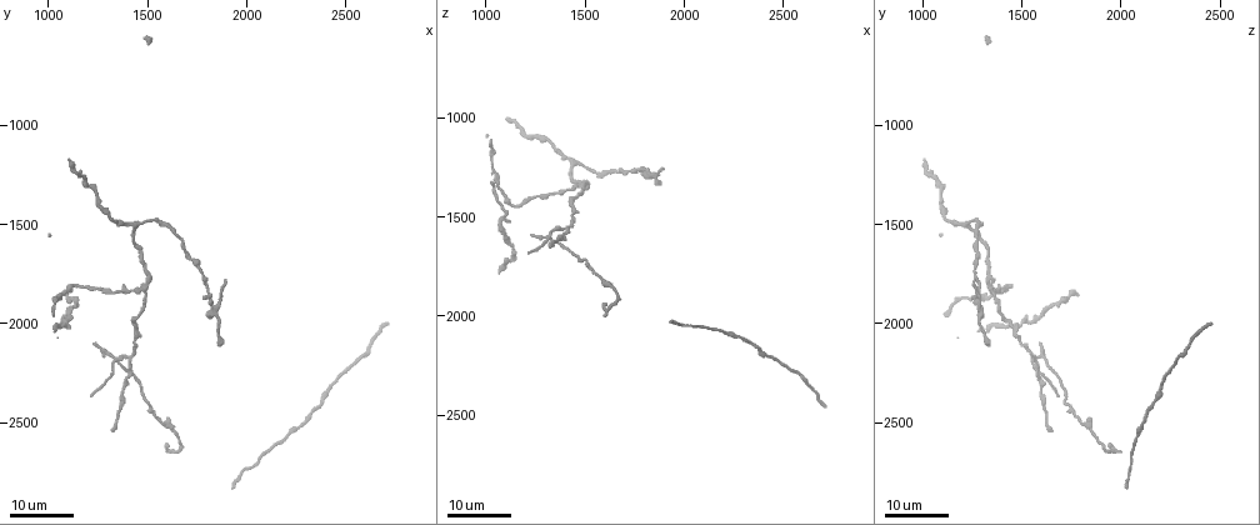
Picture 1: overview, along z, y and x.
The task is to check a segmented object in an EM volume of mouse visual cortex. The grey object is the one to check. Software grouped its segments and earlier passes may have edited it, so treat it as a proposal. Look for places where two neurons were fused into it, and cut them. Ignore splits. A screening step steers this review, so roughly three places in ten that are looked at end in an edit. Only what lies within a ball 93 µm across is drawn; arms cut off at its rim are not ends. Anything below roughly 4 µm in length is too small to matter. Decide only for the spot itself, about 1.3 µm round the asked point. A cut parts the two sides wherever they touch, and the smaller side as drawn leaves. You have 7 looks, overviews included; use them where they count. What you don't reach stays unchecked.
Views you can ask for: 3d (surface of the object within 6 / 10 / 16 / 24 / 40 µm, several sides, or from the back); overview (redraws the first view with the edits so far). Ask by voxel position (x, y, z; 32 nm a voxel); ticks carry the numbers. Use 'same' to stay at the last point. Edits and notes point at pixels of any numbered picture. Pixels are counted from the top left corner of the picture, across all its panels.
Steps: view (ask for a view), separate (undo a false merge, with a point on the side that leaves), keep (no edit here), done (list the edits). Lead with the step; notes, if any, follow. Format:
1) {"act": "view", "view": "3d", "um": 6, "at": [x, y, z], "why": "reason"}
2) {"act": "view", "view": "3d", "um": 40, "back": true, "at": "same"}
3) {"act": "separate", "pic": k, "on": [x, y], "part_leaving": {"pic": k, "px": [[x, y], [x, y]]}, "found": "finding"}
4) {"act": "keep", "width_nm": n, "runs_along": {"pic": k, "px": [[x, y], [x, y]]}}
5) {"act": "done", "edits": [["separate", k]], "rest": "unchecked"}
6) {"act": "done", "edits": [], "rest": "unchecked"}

{"act": "view", "view": "3d", "um": 16, "at": [1460, 1500, 1220], "why": "two arms in line, one across"}

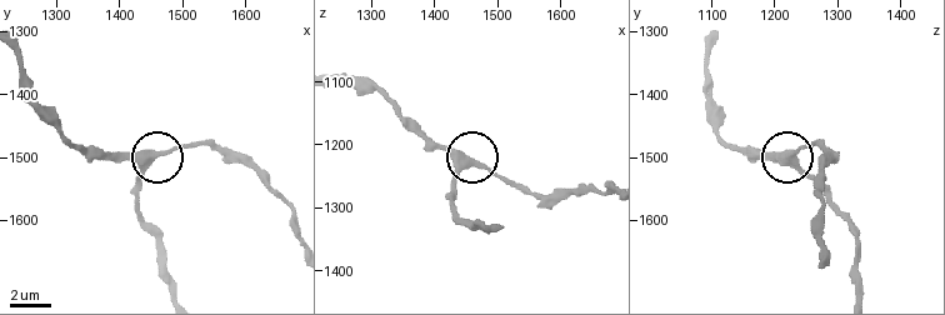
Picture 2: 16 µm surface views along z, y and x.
{"act": "view", "view": "3d", "um": 6, "at": [1455, 1500, 1230], "why": "zoom in"}

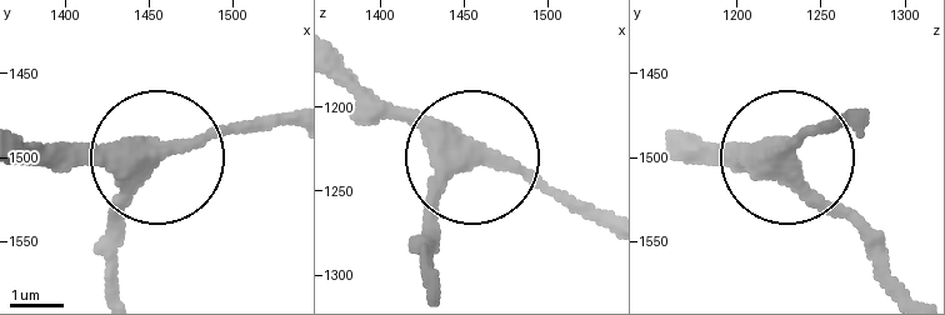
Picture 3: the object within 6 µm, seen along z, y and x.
{"act": "keep", "width_nm": 350, "found": "all the same neuron"}

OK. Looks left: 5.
{"act": "view", "view": "3d", "um": 24, "at": [1450, 1820, 1350], "why": "side arm on a straight run"}

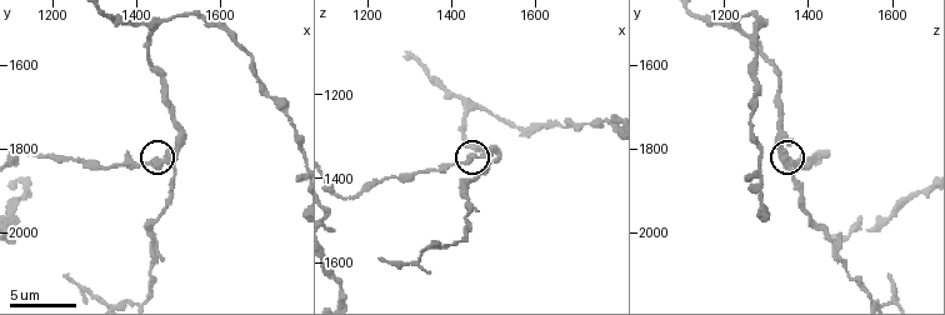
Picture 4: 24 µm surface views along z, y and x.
{"act": "view", "view": "3d", "um": 10, "at": [1455, 1830, 1345]}

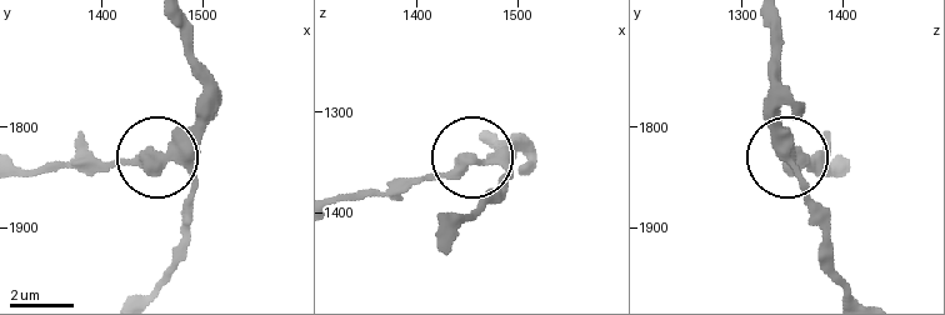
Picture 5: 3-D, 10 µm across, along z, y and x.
{"act": "keep", "width_nm": 340, "runs_along": {"pic": 5, "px": [[460, 233], [498, 193], [505, 174], [498, 163], [395, 176]]}, "found": "all the same neuron"}

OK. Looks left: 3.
{"act": "view", "view": "3d", "um": 10, "at": [1135, 1800, 1450], "why": "calibre changes"}

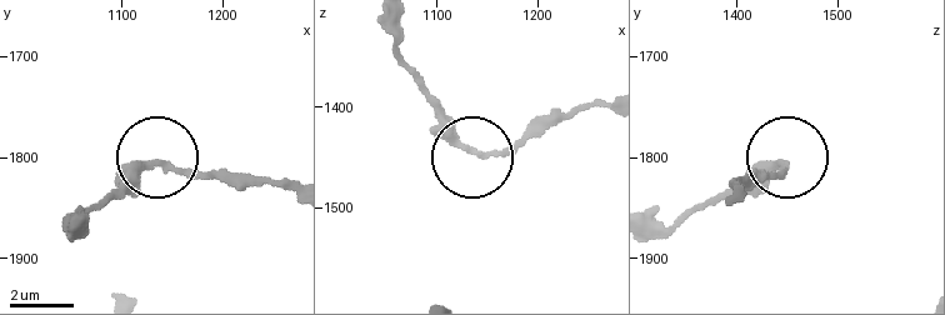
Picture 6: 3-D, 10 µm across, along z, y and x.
{"act": "view", "view": "3d", "um": 10, "back": true, "at": [1136, 1806, 1442], "why": "other side"}

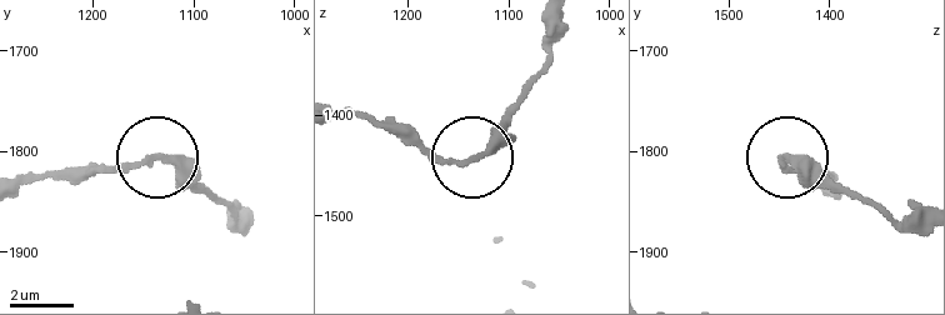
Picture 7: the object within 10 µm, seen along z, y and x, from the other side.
{"act": "keep", "width_nm": 220, "runs_along": {"pic": 7, "px": [[335, 110], [399, 124], [440, 156], [464, 159], [526, 98]]}, "found": "continuous, no second neuron"}

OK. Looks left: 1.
{"act": "done", "edits": [], "rest": "unchecked"}

